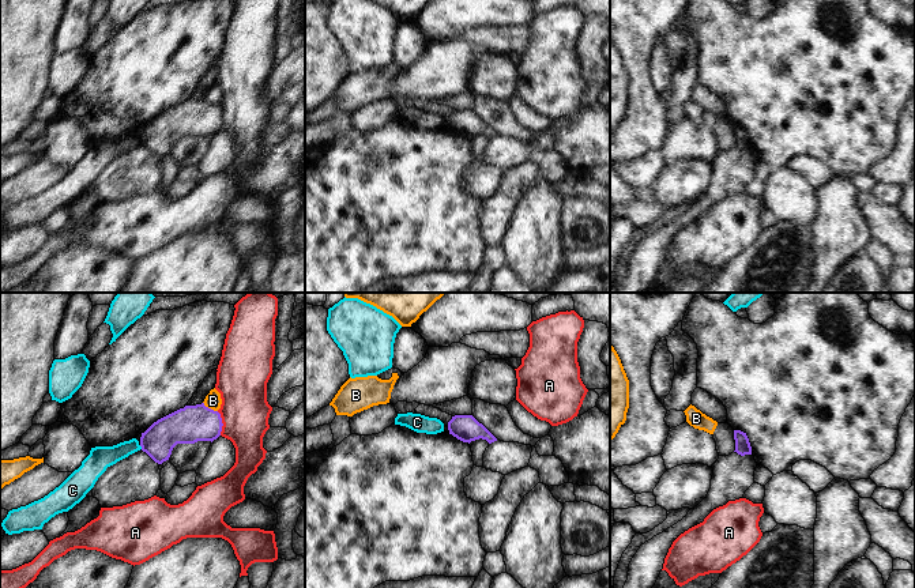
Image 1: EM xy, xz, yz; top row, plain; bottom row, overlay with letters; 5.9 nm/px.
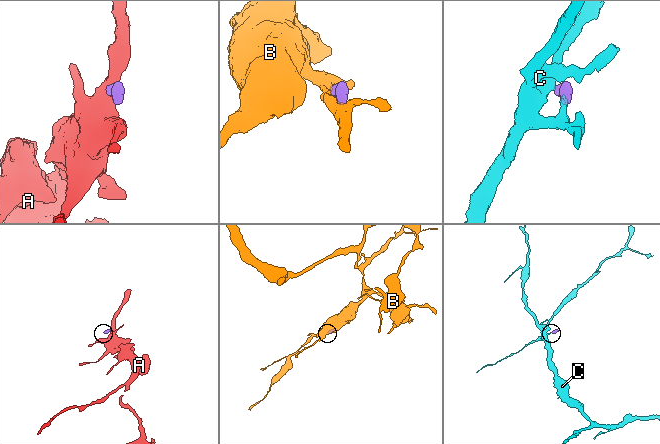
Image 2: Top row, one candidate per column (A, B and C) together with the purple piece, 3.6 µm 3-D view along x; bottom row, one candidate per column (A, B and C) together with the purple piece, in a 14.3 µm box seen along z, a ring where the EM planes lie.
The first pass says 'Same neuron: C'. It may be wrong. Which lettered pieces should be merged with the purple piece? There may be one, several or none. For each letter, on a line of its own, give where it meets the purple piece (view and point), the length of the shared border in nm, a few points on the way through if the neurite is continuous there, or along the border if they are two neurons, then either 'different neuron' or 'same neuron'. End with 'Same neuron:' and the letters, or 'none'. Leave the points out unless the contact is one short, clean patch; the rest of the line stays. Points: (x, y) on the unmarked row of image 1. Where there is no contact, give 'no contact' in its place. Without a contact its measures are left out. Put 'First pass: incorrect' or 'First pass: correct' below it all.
A: meets purple in xy at (222, 119); contact 150 nm long; border along xy (217, 106), (222, 119), (221, 129); different neuron
B: meets purple in xy at (210, 104); contact 110 nm long; border along xy (203, 97), (217, 106); different neuron
C: meets purple in xy at (140, 140); contact 30 nm long; border along xy (139, 140), (142, 143); different neuron
Same neuron: none
First pass: incorrect

